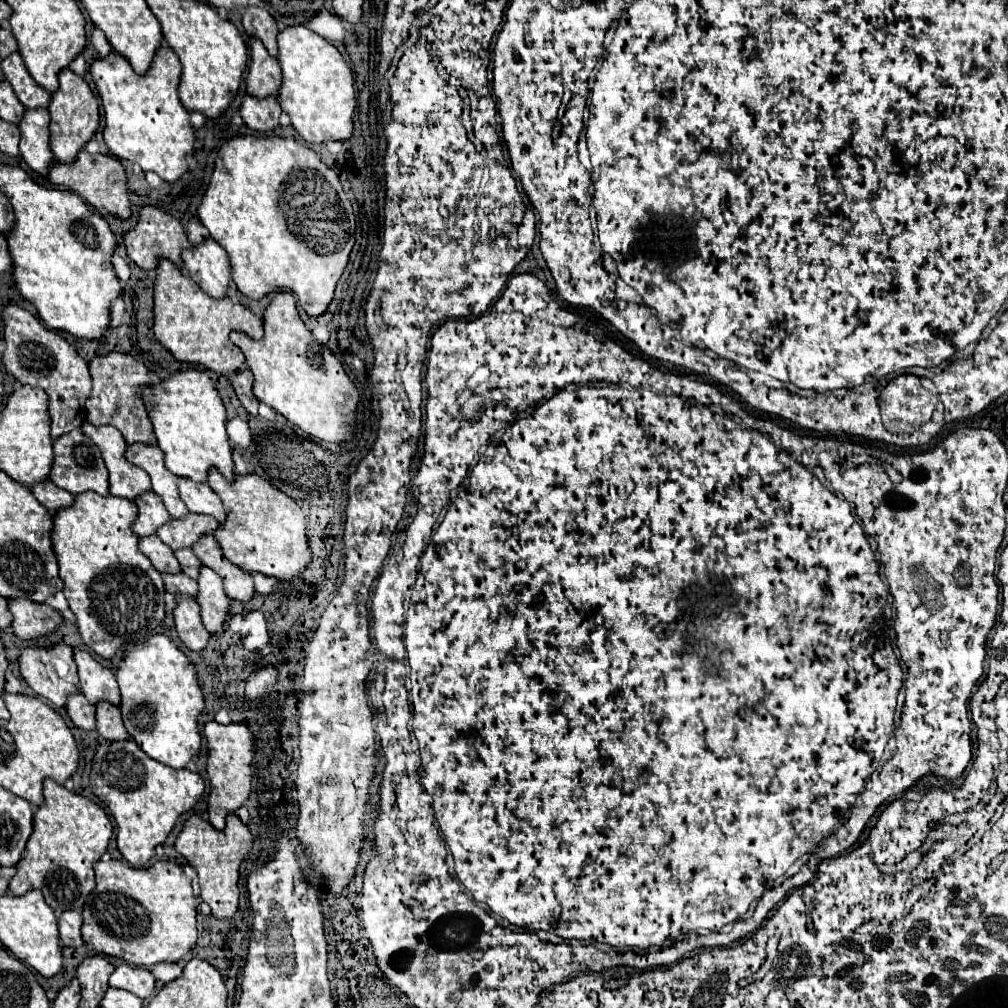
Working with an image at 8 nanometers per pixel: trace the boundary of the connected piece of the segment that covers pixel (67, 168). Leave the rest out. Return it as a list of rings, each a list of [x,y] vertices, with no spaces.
[[[80,151],[76,161],[72,161],[72,163],[54,161],[48,169],[46,179],[62,189],[78,193],[88,205],[92,205],[96,209],[106,209],[108,213],[122,217],[122,219],[130,217],[130,201],[128,201],[128,193],[126,193],[128,189],[126,189],[124,167],[112,155],[90,155],[86,151]]]

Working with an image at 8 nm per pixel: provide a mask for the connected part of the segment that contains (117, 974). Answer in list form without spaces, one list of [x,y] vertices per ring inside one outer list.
[[[122,963],[110,975],[110,987],[126,989],[126,991],[138,995],[140,999],[148,999],[154,993],[156,979],[148,969],[134,967],[130,963]]]

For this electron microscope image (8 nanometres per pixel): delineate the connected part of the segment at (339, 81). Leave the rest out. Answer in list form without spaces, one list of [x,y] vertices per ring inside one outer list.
[[[292,25],[278,33],[278,63],[282,69],[278,103],[290,115],[296,133],[308,143],[348,139],[356,95],[352,71],[340,51],[306,25]]]

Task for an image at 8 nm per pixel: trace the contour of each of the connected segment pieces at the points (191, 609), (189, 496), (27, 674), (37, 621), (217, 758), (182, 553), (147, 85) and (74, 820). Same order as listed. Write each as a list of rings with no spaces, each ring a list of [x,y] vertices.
[[[176,595],[174,621],[176,621],[176,631],[180,641],[190,651],[202,651],[206,647],[210,633],[204,629],[198,613],[198,603],[190,595],[184,595],[184,597]]]
[[[178,477],[178,491],[180,491],[182,501],[192,513],[212,515],[218,519],[218,523],[226,519],[222,501],[216,497],[216,493],[206,483],[196,483],[186,477]]]
[[[58,643],[52,647],[26,647],[18,657],[18,667],[22,679],[32,687],[32,691],[50,701],[54,707],[64,707],[66,697],[80,691],[76,665],[72,661],[72,649],[66,643]]]
[[[8,599],[8,609],[14,617],[12,631],[20,639],[32,639],[54,631],[62,623],[62,615],[44,603],[30,599]]]
[[[208,721],[204,725],[204,737],[208,745],[208,761],[206,771],[210,779],[210,795],[208,795],[208,821],[216,829],[224,829],[224,817],[232,811],[236,811],[250,795],[252,787],[252,735],[246,725],[230,723],[220,725],[216,721]]]
[[[176,549],[174,555],[176,555],[178,563],[180,563],[182,573],[186,573],[186,575],[192,577],[192,579],[196,579],[196,577],[198,577],[198,565],[200,565],[198,557],[196,557],[190,549]]]
[[[162,45],[154,53],[152,65],[144,75],[138,75],[126,57],[116,51],[90,63],[90,75],[104,107],[106,125],[102,137],[108,149],[112,155],[138,163],[144,171],[154,171],[170,183],[188,171],[184,157],[194,149],[194,129],[188,121],[186,107],[178,101],[180,69],[180,61],[168,45]]]
[[[44,779],[44,805],[34,813],[34,831],[26,843],[18,873],[10,879],[8,889],[22,895],[30,889],[40,889],[44,901],[54,911],[82,911],[88,893],[94,889],[92,863],[98,861],[112,837],[110,817],[88,797],[68,791],[52,779]]]

